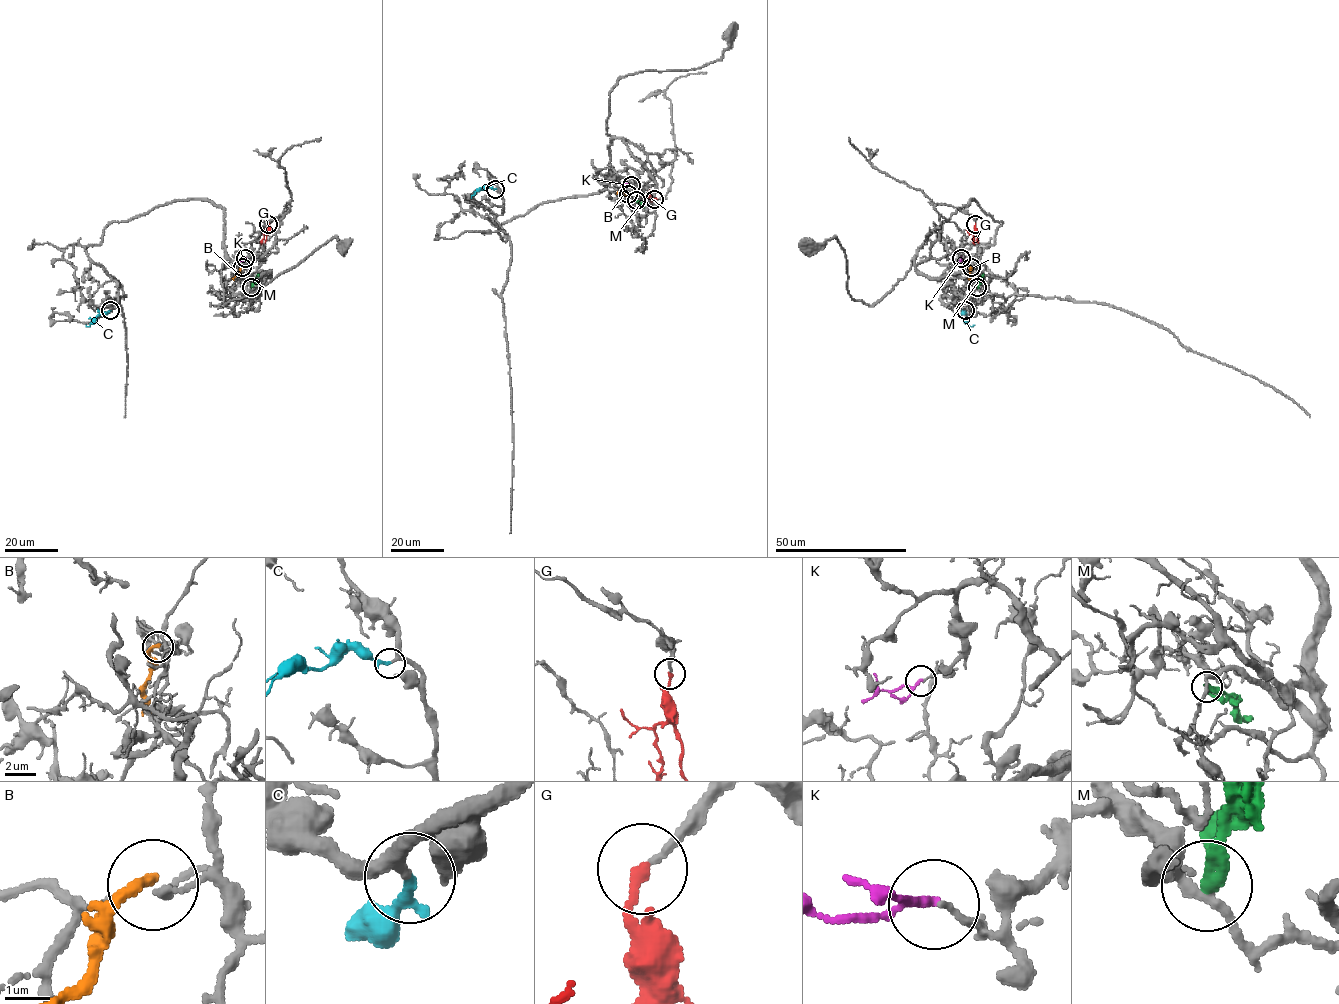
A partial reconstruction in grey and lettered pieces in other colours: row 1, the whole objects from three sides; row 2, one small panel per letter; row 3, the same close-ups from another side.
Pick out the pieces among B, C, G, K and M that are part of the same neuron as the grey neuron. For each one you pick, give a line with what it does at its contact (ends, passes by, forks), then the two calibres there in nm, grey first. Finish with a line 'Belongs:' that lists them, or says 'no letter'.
C: it passes by; 240 nm thick on the grey side, 170 nm on the other
G: it ends there; 150 nm thick on the grey side, 220 nm on the other
Belongs: C, G

